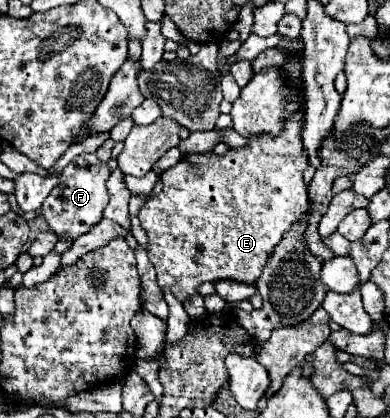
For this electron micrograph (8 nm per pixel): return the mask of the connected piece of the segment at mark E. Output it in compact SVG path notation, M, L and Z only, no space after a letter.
M302 50L286 52L286 64L280 68L290 92L300 98L300 110L282 120L282 132L278 136L250 136L242 148L228 148L226 154L184 154L180 162L160 174L162 192L152 196L138 214L138 220L148 236L148 258L156 268L156 280L162 290L170 290L182 304L198 294L202 282L236 280L242 284L254 284L272 254L272 248L280 244L288 228L302 214L308 212L308 190L304 184L304 170L310 166L306 148L302 144L304 130L304 78L302 78Z

